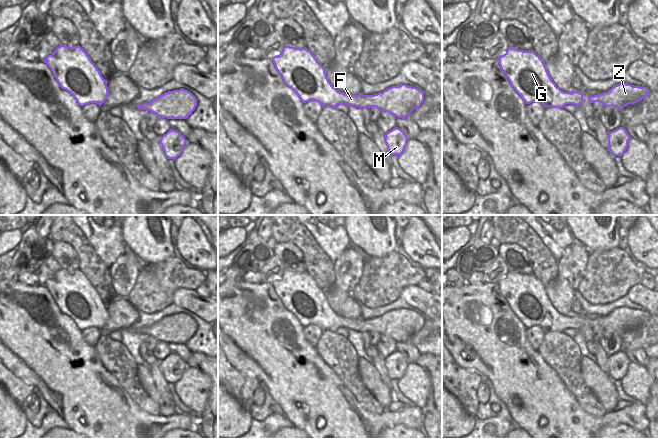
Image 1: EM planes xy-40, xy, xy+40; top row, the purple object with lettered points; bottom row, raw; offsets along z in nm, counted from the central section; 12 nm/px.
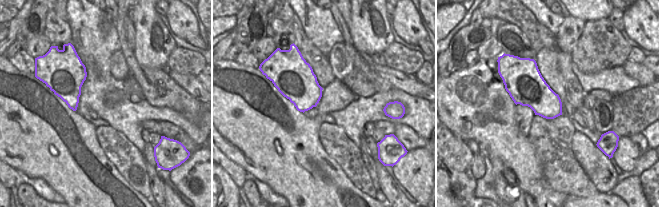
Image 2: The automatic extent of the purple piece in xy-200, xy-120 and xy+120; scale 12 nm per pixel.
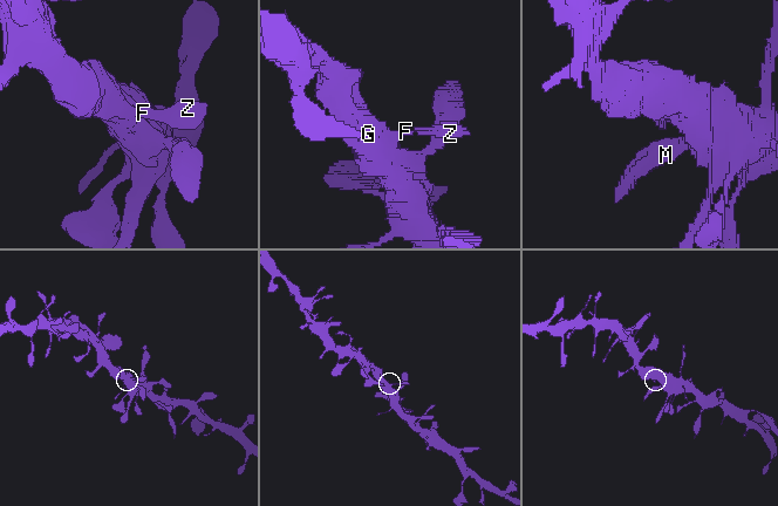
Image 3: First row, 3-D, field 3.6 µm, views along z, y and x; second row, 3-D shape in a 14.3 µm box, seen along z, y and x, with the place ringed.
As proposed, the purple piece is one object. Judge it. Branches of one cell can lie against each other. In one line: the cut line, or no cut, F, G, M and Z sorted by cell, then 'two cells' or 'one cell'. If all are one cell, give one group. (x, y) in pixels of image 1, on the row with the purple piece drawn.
cut none; groups F G M Z; one cell

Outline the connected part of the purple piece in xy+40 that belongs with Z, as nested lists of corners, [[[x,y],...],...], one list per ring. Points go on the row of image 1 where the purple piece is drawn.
[[[620,83],[613,86],[607,92],[588,96],[591,103],[600,102],[604,107],[617,107],[620,111],[629,104],[634,104],[644,99],[649,93],[646,87],[633,86]]]

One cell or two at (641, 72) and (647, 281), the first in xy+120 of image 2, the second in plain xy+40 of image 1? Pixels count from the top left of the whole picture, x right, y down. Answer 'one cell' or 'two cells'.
two cells

